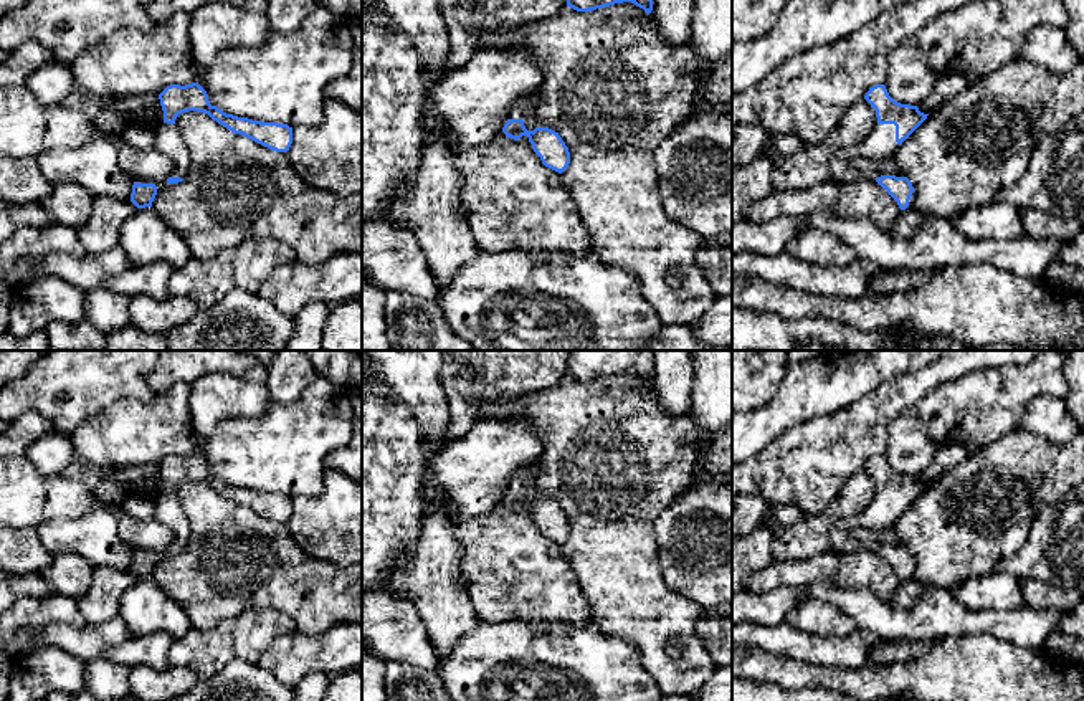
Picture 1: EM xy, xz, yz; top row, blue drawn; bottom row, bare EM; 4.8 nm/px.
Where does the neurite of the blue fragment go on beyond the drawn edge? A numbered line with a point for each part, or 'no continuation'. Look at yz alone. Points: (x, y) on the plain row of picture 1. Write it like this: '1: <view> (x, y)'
1: yz (846, 534)

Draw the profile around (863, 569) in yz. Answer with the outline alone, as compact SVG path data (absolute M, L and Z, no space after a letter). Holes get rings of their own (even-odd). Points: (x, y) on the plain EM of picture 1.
M872 551L839 552L838 574L834 585L843 589L871 590L881 602L897 608L912 607L917 598L930 587L924 580L907 577L901 580L897 572Z

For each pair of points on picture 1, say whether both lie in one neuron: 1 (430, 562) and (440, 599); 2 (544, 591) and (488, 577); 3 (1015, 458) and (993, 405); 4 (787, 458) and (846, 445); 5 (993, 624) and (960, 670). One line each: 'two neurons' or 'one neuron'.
1: one neuron
2: one neuron
3: two neurons
4: one neuron
5: two neurons

